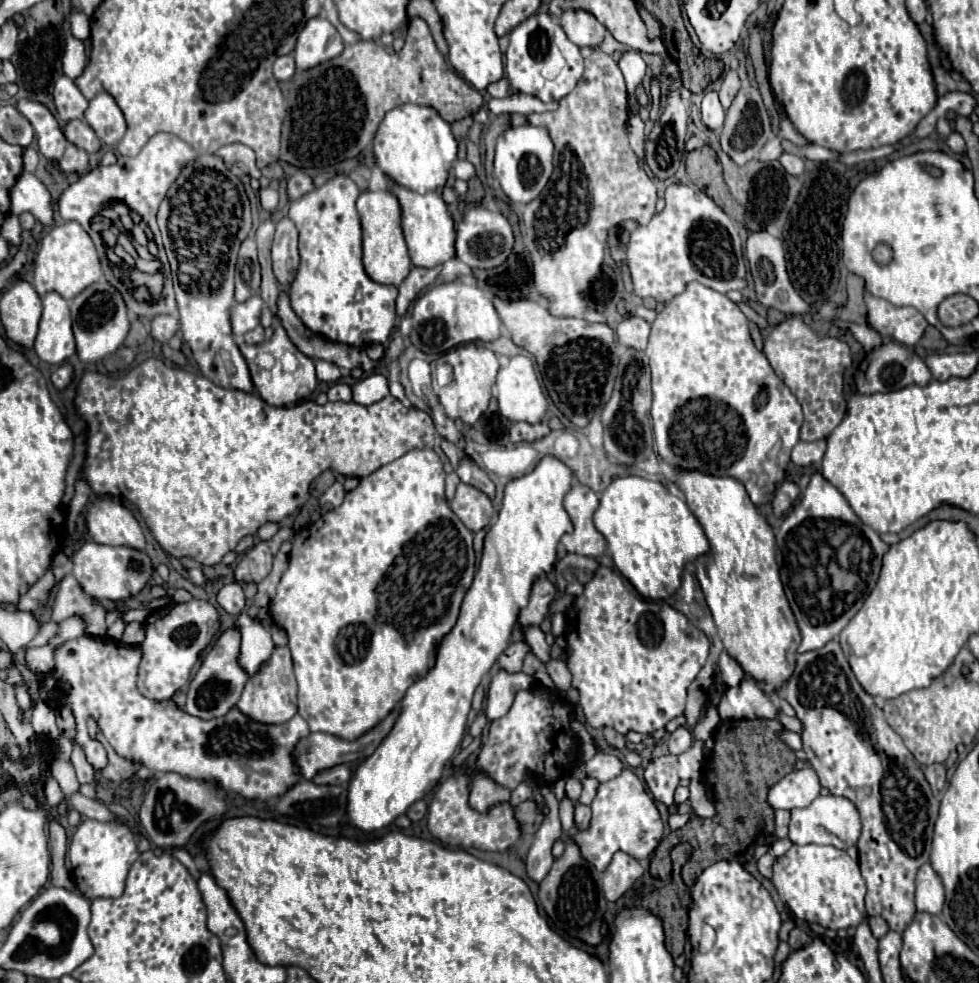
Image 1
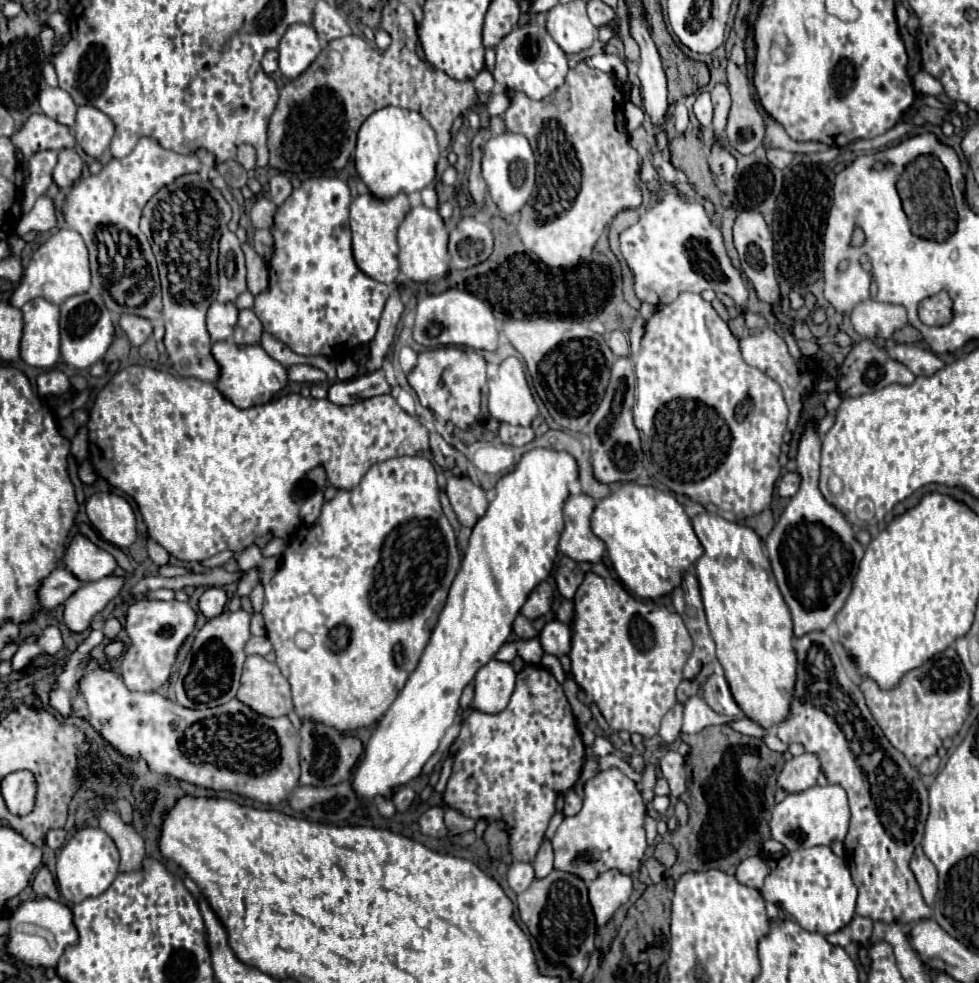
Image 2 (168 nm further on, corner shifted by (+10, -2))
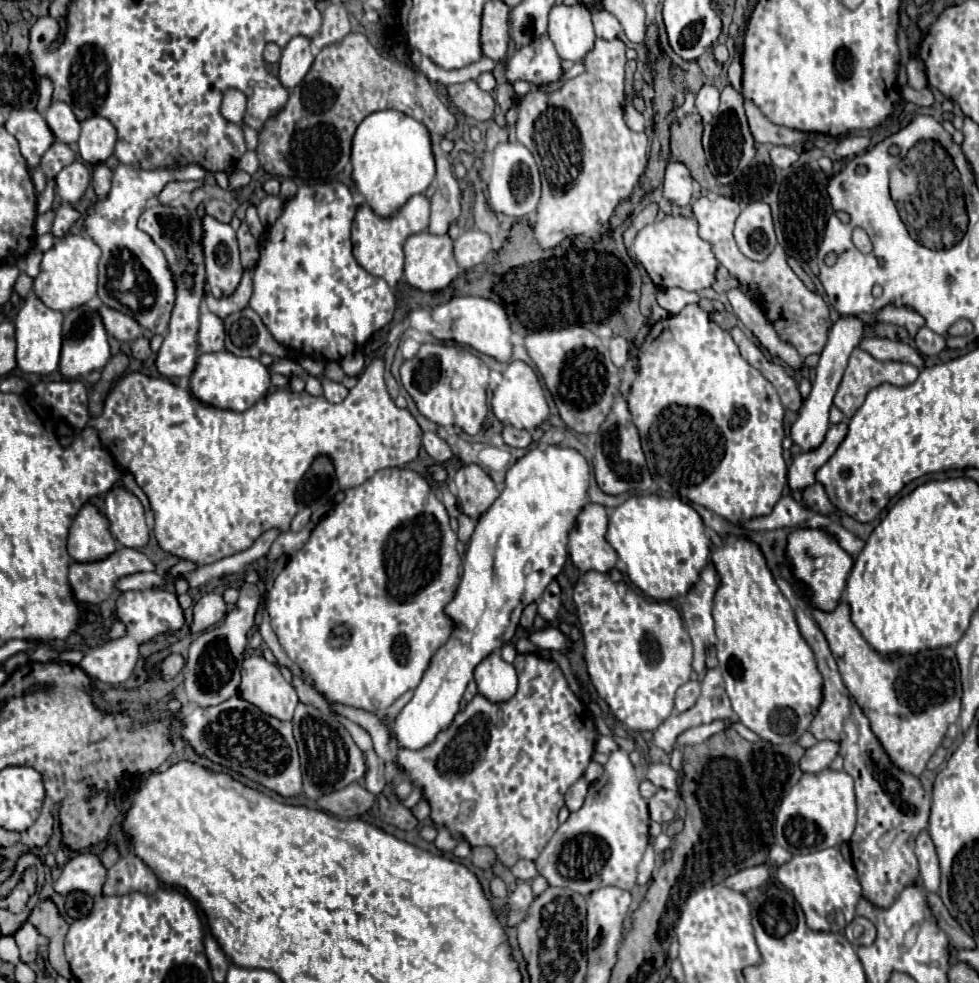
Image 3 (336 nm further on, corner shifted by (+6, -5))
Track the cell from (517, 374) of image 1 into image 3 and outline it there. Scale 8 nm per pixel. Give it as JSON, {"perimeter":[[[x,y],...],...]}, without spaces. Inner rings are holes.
{"perimeter":[[[513,360],[507,370],[503,372],[503,382],[497,386],[497,390],[493,392],[493,400],[491,400],[493,412],[501,422],[509,422],[515,428],[523,428],[533,432],[537,426],[541,426],[547,416],[549,416],[549,406],[543,394],[543,388],[539,384],[537,374],[533,372],[533,368],[521,360]]]}

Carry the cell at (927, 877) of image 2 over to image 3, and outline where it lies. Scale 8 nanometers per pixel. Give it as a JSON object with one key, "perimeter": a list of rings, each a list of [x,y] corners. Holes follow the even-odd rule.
{"perimeter":[[[923,830],[917,836],[915,854],[919,860],[919,872],[921,872],[923,886],[929,892],[937,892],[939,890],[939,860],[937,860],[937,852],[935,852],[933,840],[929,838],[927,830]]]}

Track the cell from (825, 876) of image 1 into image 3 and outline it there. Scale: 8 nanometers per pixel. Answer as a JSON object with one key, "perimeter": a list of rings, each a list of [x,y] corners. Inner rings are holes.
{"perimeter":[[[825,848],[805,856],[793,856],[791,862],[777,868],[777,882],[787,888],[801,904],[807,926],[811,930],[843,932],[845,926],[855,918],[855,906],[861,898],[861,884],[851,862],[843,858],[839,848]]]}

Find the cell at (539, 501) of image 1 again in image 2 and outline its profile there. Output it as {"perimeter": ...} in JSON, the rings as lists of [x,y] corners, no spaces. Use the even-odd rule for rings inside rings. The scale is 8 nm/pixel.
{"perimeter":[[[531,449],[521,457],[511,473],[499,479],[495,487],[495,499],[489,503],[487,513],[473,527],[461,569],[451,585],[447,603],[439,615],[439,621],[431,633],[419,665],[409,675],[405,687],[387,709],[383,719],[377,723],[377,729],[365,745],[361,761],[353,771],[351,787],[353,791],[357,791],[359,799],[375,799],[379,795],[391,799],[397,787],[403,787],[421,775],[425,763],[437,751],[441,737],[455,721],[455,715],[459,711],[459,697],[465,685],[473,681],[479,667],[495,657],[499,647],[511,635],[513,619],[517,617],[527,595],[537,583],[547,579],[553,567],[553,559],[557,557],[557,543],[563,531],[563,503],[569,495],[567,483],[575,481],[577,475],[577,463],[569,453],[553,449]]]}

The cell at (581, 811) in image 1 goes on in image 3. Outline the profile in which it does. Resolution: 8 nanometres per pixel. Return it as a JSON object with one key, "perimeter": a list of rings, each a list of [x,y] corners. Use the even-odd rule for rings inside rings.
{"perimeter":[[[579,778],[579,780],[567,790],[567,794],[565,794],[565,806],[567,806],[571,812],[575,812],[575,810],[579,810],[579,808],[583,806],[583,800],[585,800],[585,794],[587,794],[587,786],[589,786],[589,782],[587,782],[585,778]]]}

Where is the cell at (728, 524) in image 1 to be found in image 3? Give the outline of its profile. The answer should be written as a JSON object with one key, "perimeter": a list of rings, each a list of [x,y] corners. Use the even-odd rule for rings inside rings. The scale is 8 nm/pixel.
{"perimeter":[[[727,536],[723,538],[723,546],[715,546],[711,560],[721,578],[721,586],[715,594],[713,604],[713,620],[717,634],[715,648],[731,706],[739,720],[763,740],[771,744],[793,744],[811,726],[813,714],[821,706],[823,698],[823,678],[817,668],[815,654],[805,642],[805,638],[801,638],[795,612],[775,584],[757,544],[745,538]]]}

